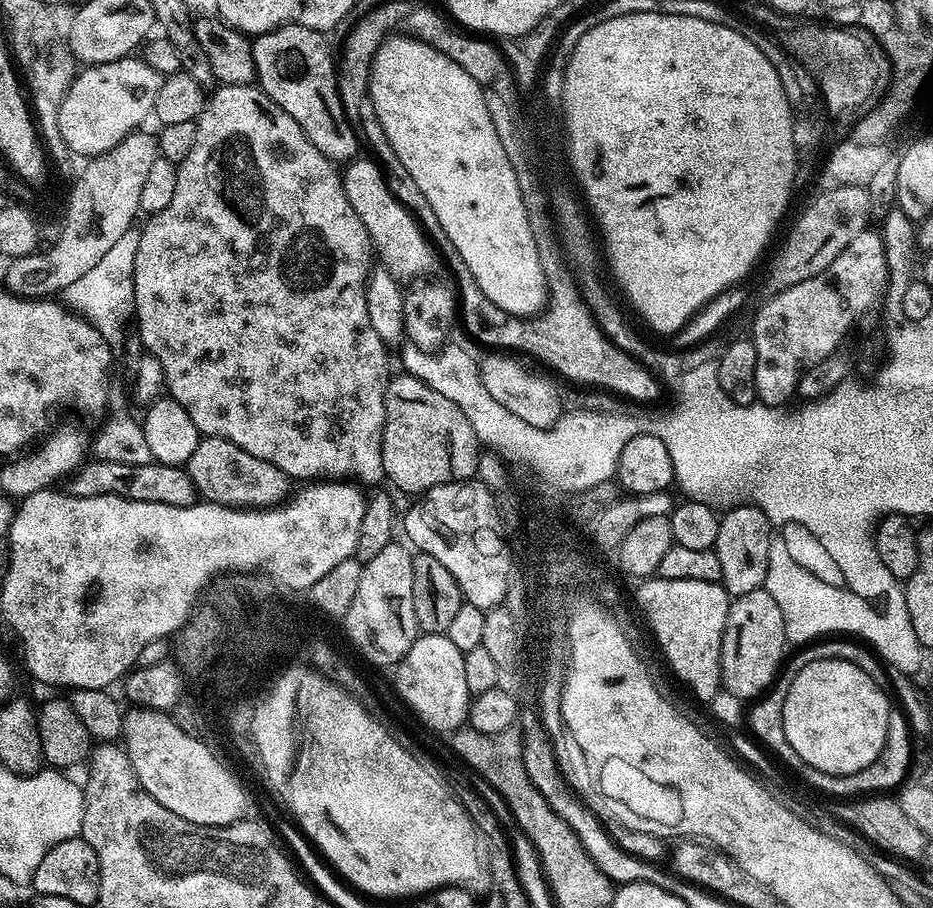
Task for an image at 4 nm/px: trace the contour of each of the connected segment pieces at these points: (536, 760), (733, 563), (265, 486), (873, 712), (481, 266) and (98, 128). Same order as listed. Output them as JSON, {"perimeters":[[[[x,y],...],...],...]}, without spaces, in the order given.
{"perimeters":[[[[533,705],[519,709],[518,727],[523,742],[523,766],[526,767],[527,776],[534,783],[538,792],[550,803],[551,809],[558,813],[566,824],[578,834],[583,848],[590,854],[598,868],[617,885],[646,883],[656,885],[660,889],[664,887],[664,880],[670,880],[674,874],[660,869],[663,867],[651,861],[636,857],[614,843],[604,829],[603,821],[587,807],[582,797],[577,795],[569,785],[558,765],[555,743],[547,731],[539,711]]],[[[741,502],[721,515],[714,550],[718,554],[718,563],[722,566],[720,583],[727,590],[729,597],[735,598],[742,594],[750,594],[764,587],[771,545],[772,523],[768,521],[763,510],[755,504]]],[[[204,436],[194,454],[190,454],[186,467],[197,493],[213,504],[241,510],[267,510],[285,503],[290,496],[290,478],[286,473],[270,462],[262,462],[262,458],[254,458],[254,454],[246,454],[246,450],[226,438]]],[[[851,659],[815,660],[810,662],[810,666],[802,666],[802,670],[794,674],[794,682],[790,682],[780,715],[786,742],[794,746],[798,758],[814,766],[814,770],[839,776],[864,770],[870,762],[874,762],[874,758],[878,758],[878,754],[882,754],[890,714],[894,711],[893,705],[888,705],[888,696],[880,689],[879,682],[866,669],[848,660]]],[[[392,34],[381,41],[380,48],[372,58],[372,69],[368,78],[368,98],[374,108],[374,113],[378,116],[378,122],[382,126],[382,130],[386,130],[386,138],[389,139],[390,146],[394,148],[394,153],[398,154],[398,162],[402,162],[402,166],[406,166],[406,174],[410,174],[410,178],[414,178],[414,183],[418,186],[422,198],[426,198],[426,202],[430,202],[430,210],[434,210],[434,218],[438,218],[438,226],[442,226],[446,238],[450,238],[450,242],[454,242],[454,250],[458,250],[462,262],[466,262],[466,266],[470,270],[474,282],[478,282],[482,294],[486,294],[486,298],[490,298],[490,302],[494,302],[494,306],[498,306],[511,316],[526,318],[531,314],[539,313],[546,304],[546,279],[539,266],[538,252],[535,249],[532,234],[530,234],[530,224],[527,221],[527,214],[530,210],[527,205],[524,206],[524,202],[520,198],[522,187],[515,178],[511,161],[506,158],[498,132],[491,122],[484,97],[485,89],[462,66],[458,66],[457,62],[452,61],[446,54],[440,53],[434,46],[417,40],[409,34],[400,35]]],[[[132,54],[118,61],[93,64],[77,71],[75,80],[58,110],[58,127],[62,130],[62,138],[66,140],[70,149],[89,158],[110,151],[129,133],[134,132],[147,116],[149,119],[153,115],[152,107],[158,98],[161,79],[160,73],[155,72],[143,58],[137,58]]]]}

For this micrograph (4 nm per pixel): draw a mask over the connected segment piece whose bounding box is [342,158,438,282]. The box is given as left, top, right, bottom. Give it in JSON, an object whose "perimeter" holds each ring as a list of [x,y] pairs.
{"perimeter":[[[357,158],[343,169],[342,179],[346,198],[350,198],[350,206],[354,206],[354,214],[362,218],[372,240],[375,255],[382,263],[383,271],[388,272],[401,282],[416,280],[424,276],[435,264],[438,264],[438,253],[415,216],[404,205],[390,194],[388,181],[380,165],[375,159]]]}

